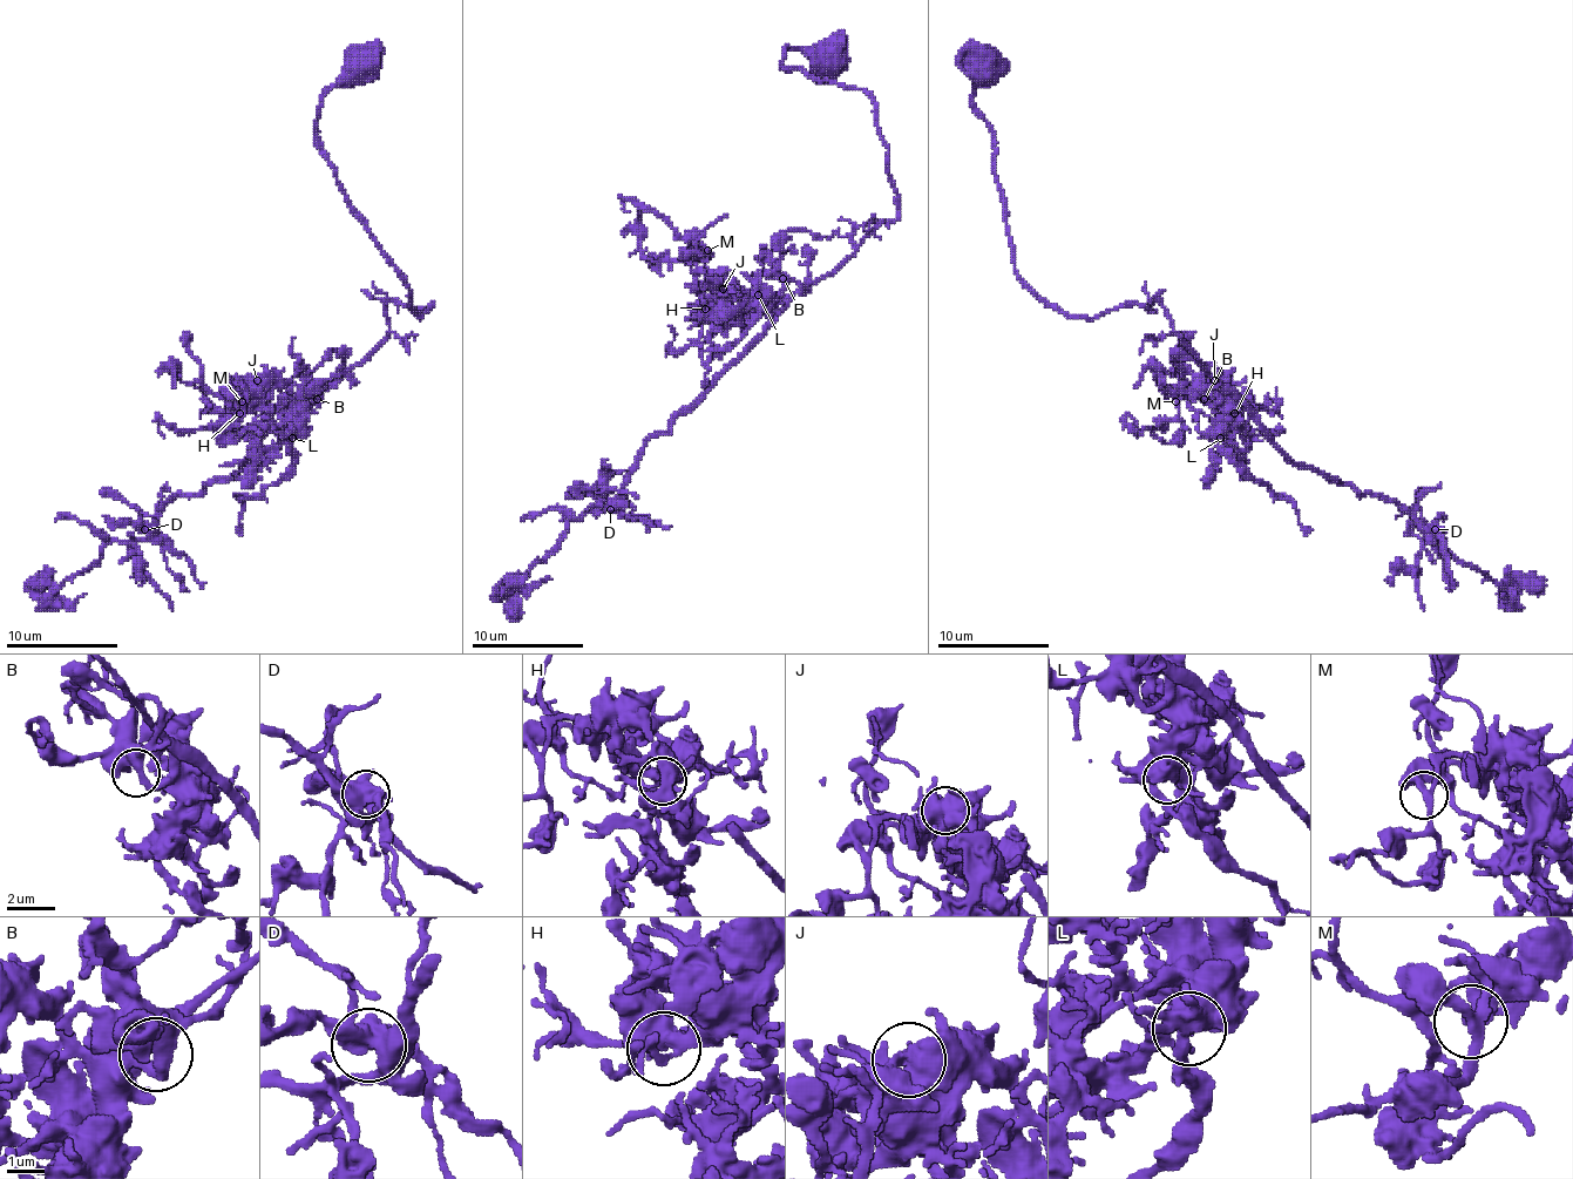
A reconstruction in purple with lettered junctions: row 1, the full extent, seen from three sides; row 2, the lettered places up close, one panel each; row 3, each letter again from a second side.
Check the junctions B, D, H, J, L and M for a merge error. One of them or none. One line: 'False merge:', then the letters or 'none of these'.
False merge: J

